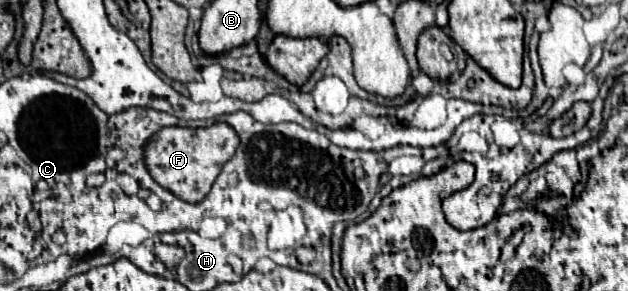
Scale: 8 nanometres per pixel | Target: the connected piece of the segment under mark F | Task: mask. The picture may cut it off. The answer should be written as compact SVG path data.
M214 123L202 129L164 127L144 149L146 167L156 183L188 203L198 203L208 195L222 165L232 159L238 143L238 135L228 123Z

